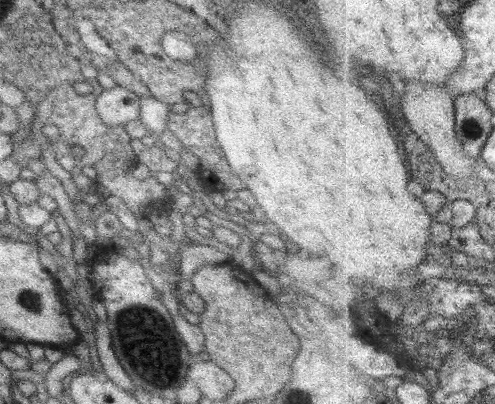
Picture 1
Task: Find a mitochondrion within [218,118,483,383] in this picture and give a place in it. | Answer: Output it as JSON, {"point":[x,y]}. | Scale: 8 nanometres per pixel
{"point":[471,126]}

